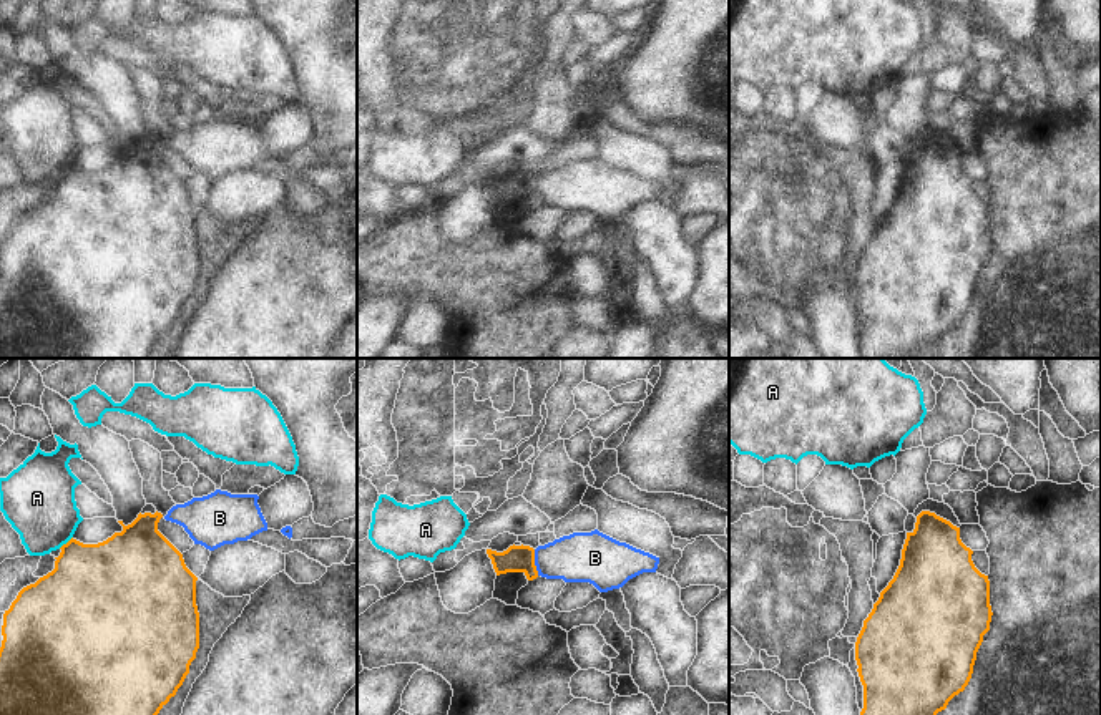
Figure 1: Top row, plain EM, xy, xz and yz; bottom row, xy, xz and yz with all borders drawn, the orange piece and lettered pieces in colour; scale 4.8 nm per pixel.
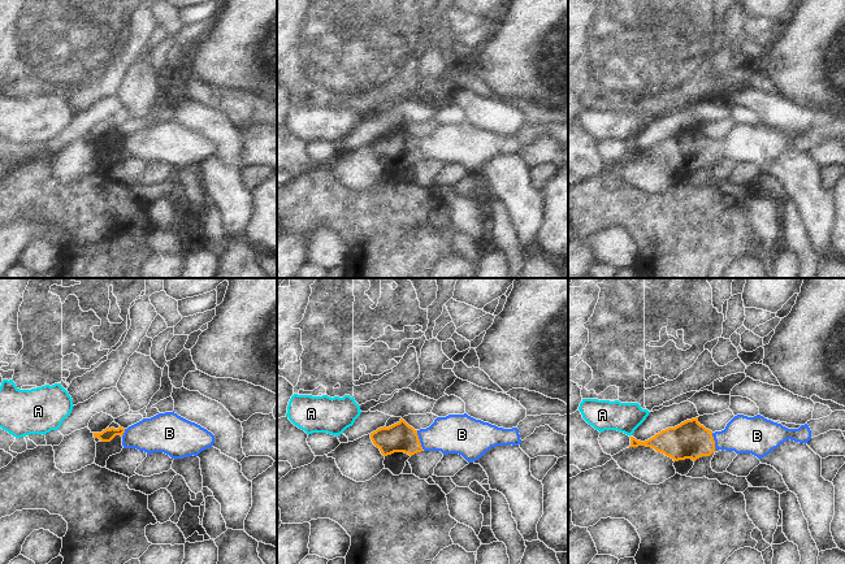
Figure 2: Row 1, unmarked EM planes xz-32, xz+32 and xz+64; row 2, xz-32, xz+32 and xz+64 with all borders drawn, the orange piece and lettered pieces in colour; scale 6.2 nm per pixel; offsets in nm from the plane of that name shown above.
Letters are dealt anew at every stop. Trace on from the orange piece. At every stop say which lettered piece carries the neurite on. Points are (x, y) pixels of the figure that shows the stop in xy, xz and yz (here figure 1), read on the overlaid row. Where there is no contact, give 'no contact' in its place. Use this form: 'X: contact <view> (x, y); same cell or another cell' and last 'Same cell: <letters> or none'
A: contact xy (67, 543); another cell
B: contact xz (533, 563); same cell
Same cell: B

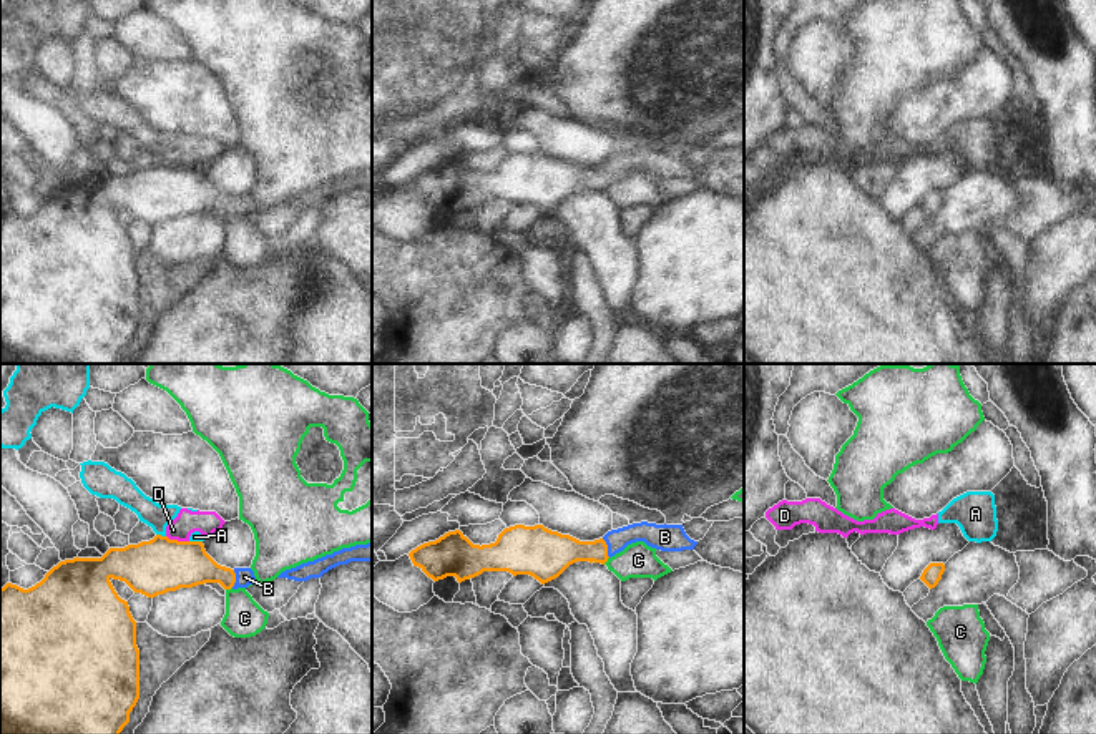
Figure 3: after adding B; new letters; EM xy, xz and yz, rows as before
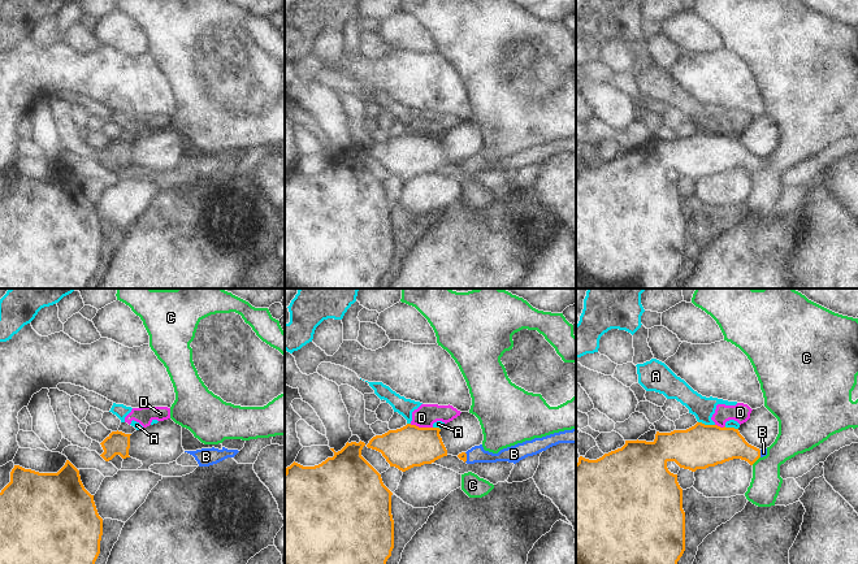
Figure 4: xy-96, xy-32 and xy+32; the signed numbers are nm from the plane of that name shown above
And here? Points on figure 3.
A: contact xy (160, 535); another cell
B: contact xz (606, 548); same cell
C: contact xz (606, 560); another cell
D: contact xy (176, 540); another cell
Same cell: B

